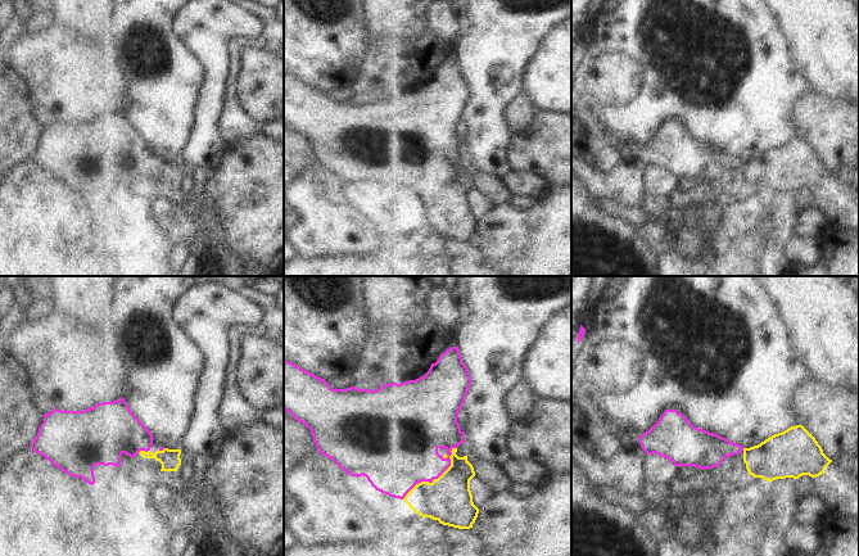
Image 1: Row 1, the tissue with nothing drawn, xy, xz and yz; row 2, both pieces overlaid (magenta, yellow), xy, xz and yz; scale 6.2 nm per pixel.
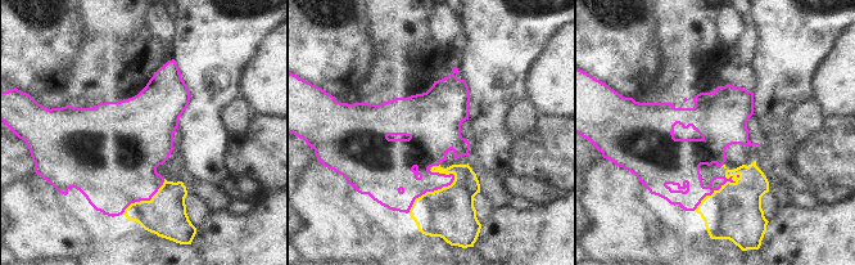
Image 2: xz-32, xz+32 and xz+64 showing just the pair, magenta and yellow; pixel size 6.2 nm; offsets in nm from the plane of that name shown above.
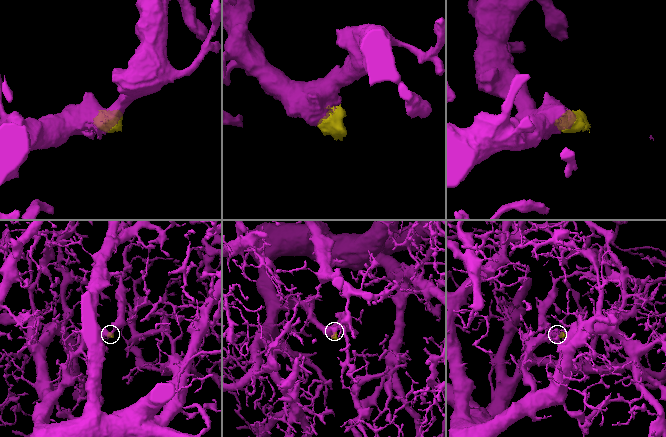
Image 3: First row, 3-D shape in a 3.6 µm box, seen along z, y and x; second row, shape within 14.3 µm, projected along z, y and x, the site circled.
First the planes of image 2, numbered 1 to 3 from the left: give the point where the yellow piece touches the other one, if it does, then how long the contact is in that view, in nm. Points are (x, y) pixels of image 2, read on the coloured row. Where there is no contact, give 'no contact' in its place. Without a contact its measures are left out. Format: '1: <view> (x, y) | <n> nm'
1: xz-32 (145, 200) | 360 nm
2: xz+32 (430, 191) | 380 nm
3: xz+64 (713, 192) | 320 nm

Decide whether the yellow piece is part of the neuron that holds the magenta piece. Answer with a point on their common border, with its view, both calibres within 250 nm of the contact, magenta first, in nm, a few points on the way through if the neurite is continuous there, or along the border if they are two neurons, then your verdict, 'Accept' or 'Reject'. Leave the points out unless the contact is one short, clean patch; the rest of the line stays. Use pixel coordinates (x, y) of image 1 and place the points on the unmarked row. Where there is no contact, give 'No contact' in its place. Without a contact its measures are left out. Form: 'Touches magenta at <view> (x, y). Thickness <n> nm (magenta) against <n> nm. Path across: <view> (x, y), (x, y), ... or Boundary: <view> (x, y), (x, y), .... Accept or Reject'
Touches magenta at xz (434, 190). Thickness 420 nm (magenta) against 300 nm. Accept.

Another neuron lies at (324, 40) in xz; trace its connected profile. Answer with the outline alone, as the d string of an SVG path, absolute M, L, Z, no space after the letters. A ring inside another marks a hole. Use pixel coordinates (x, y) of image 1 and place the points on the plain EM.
M284 0L284 72L321 90L349 86L367 50L363 0Z

